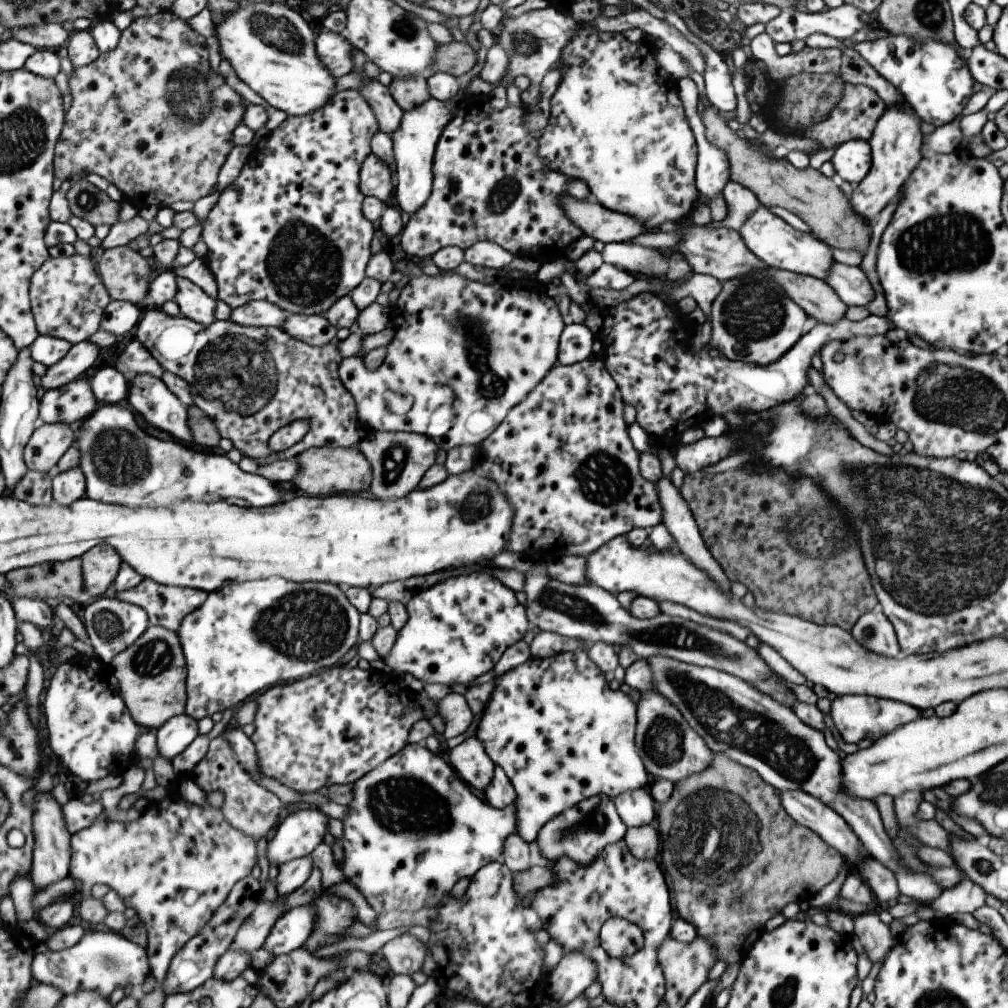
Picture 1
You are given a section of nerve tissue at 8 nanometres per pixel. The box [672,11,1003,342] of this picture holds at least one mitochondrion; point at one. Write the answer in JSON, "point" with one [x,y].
{"point":[949,242]}

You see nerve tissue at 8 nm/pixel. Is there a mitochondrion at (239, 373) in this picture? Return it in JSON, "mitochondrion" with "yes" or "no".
{"mitochondrion":"yes"}

